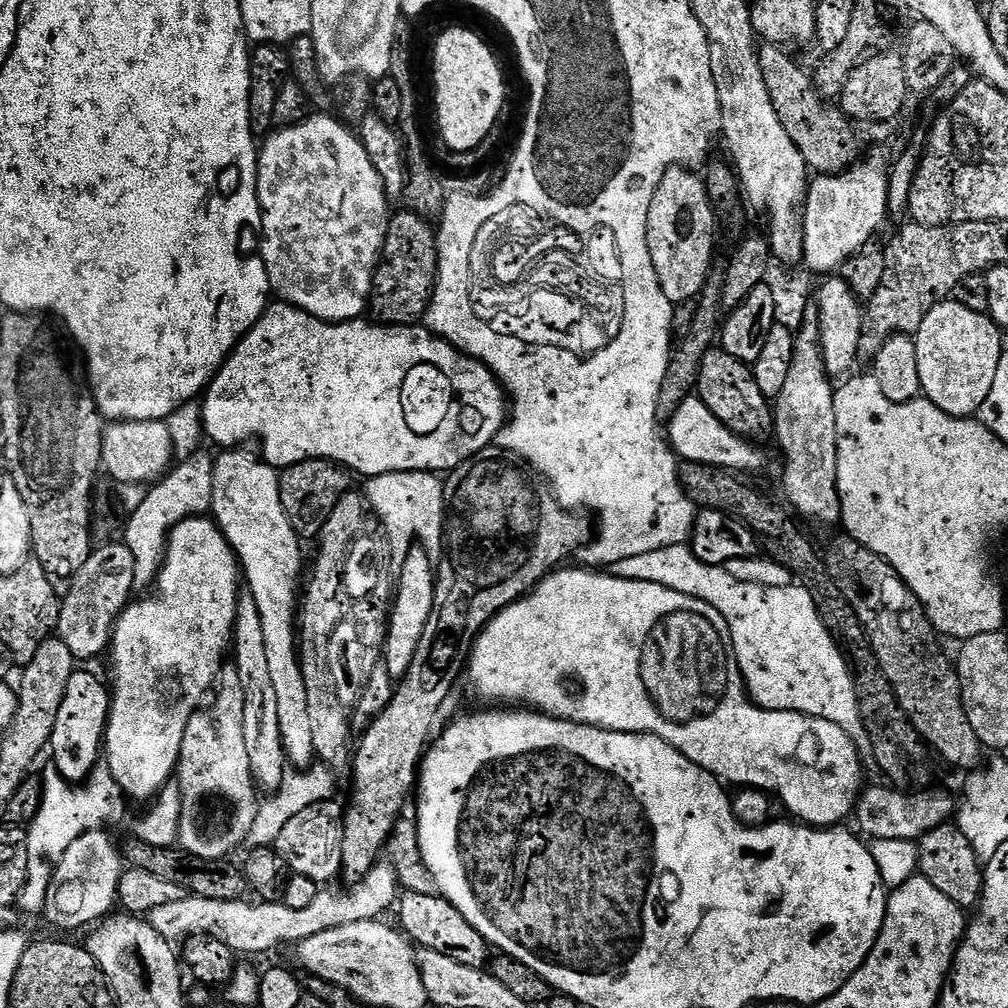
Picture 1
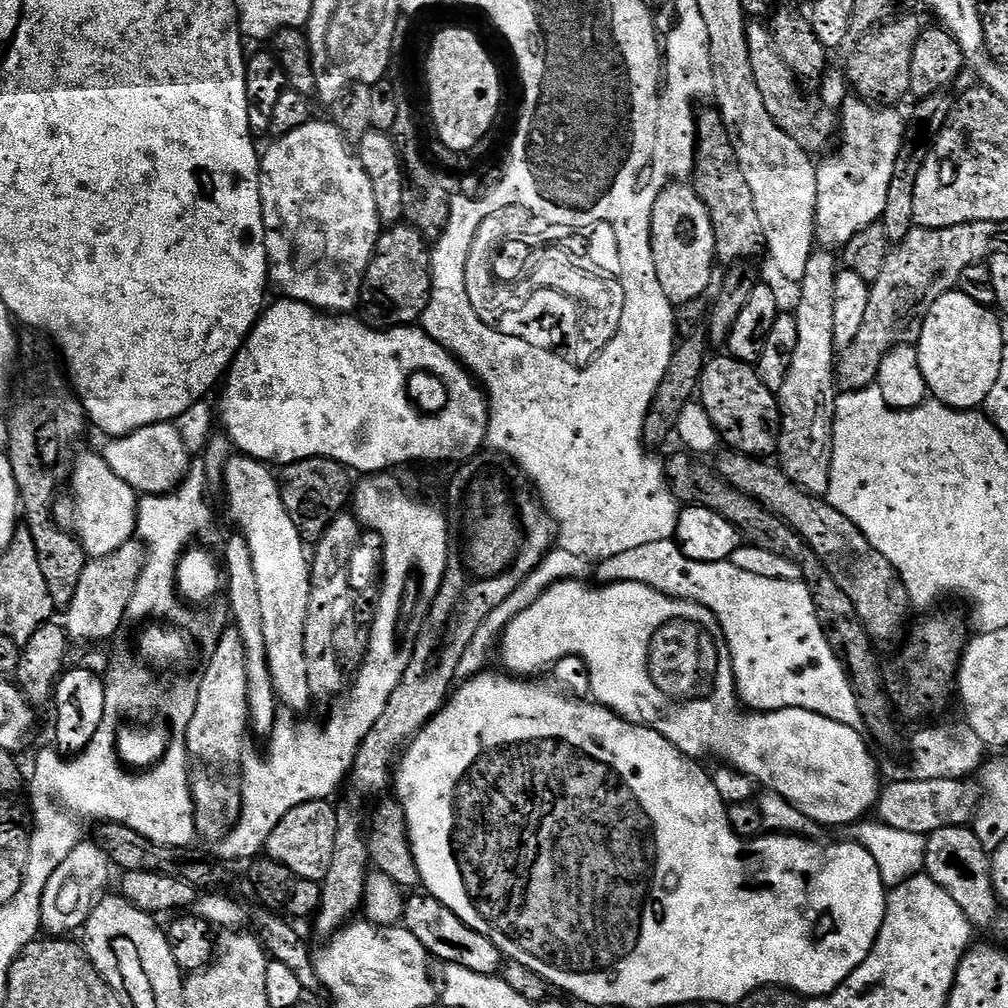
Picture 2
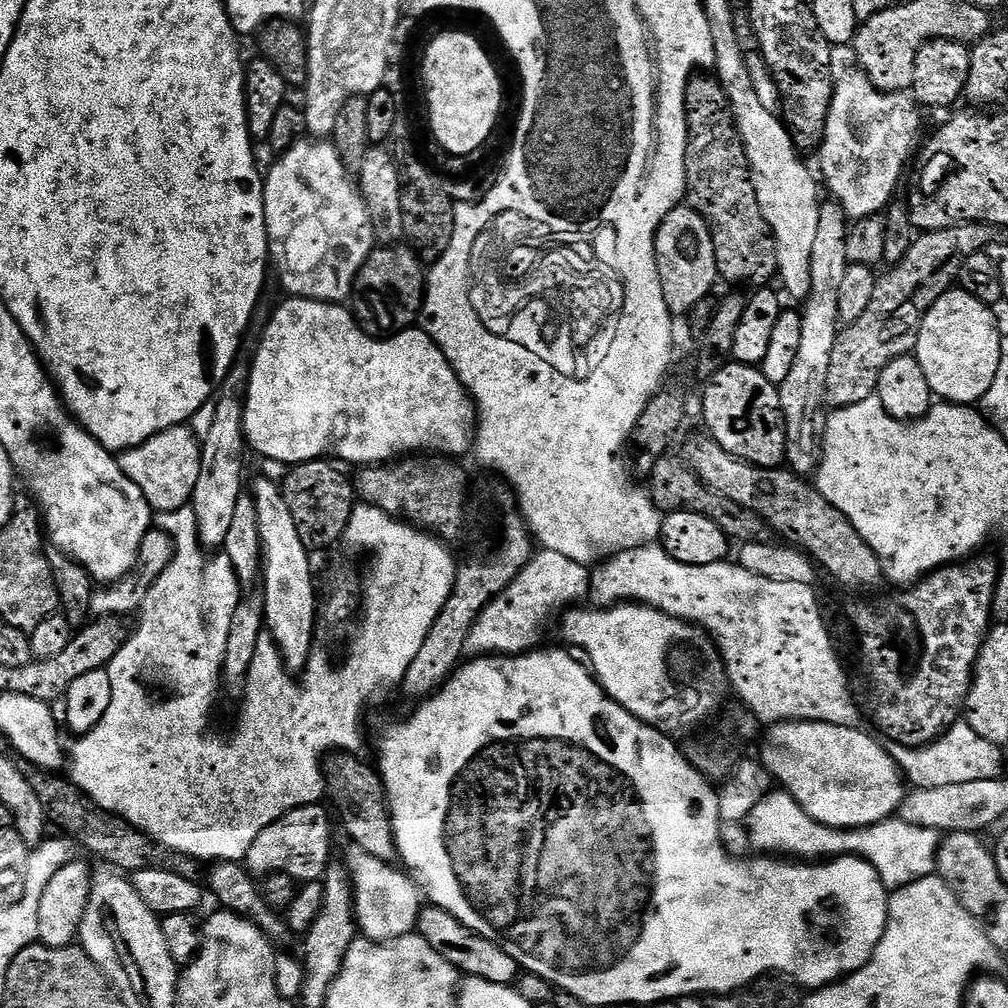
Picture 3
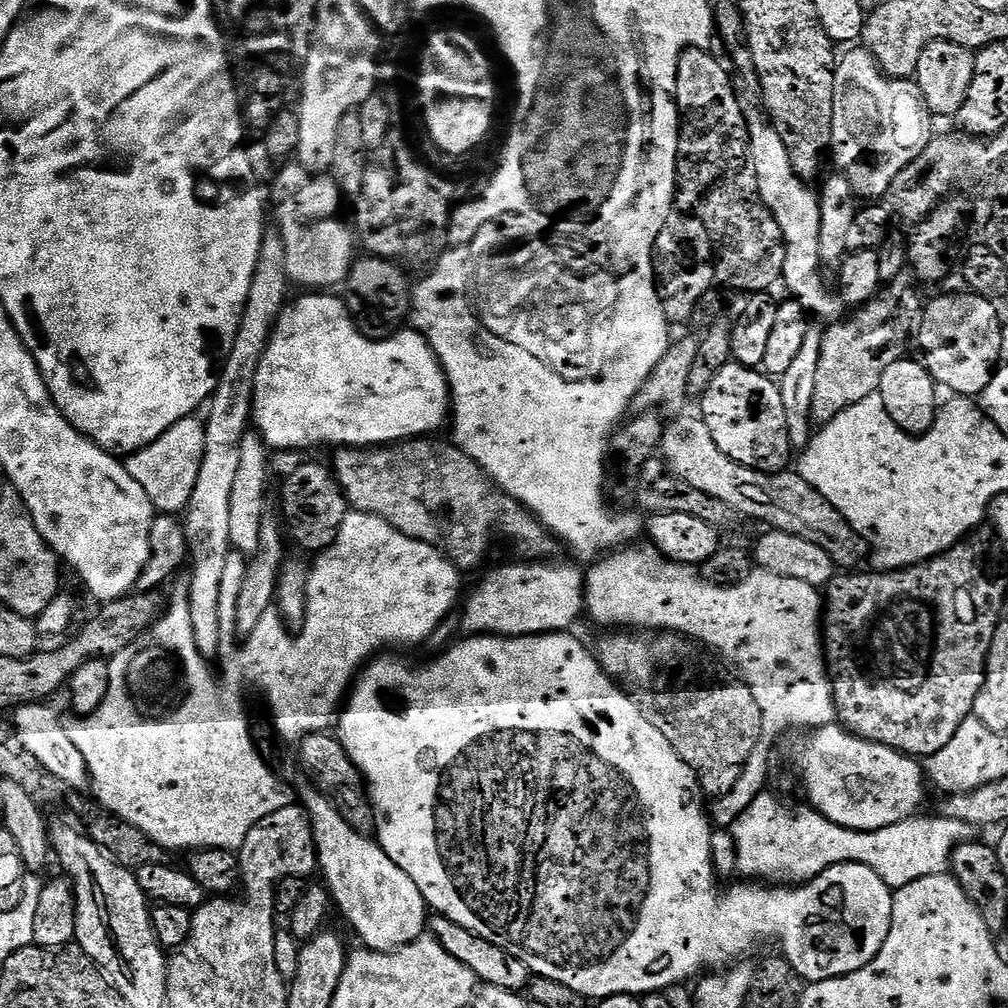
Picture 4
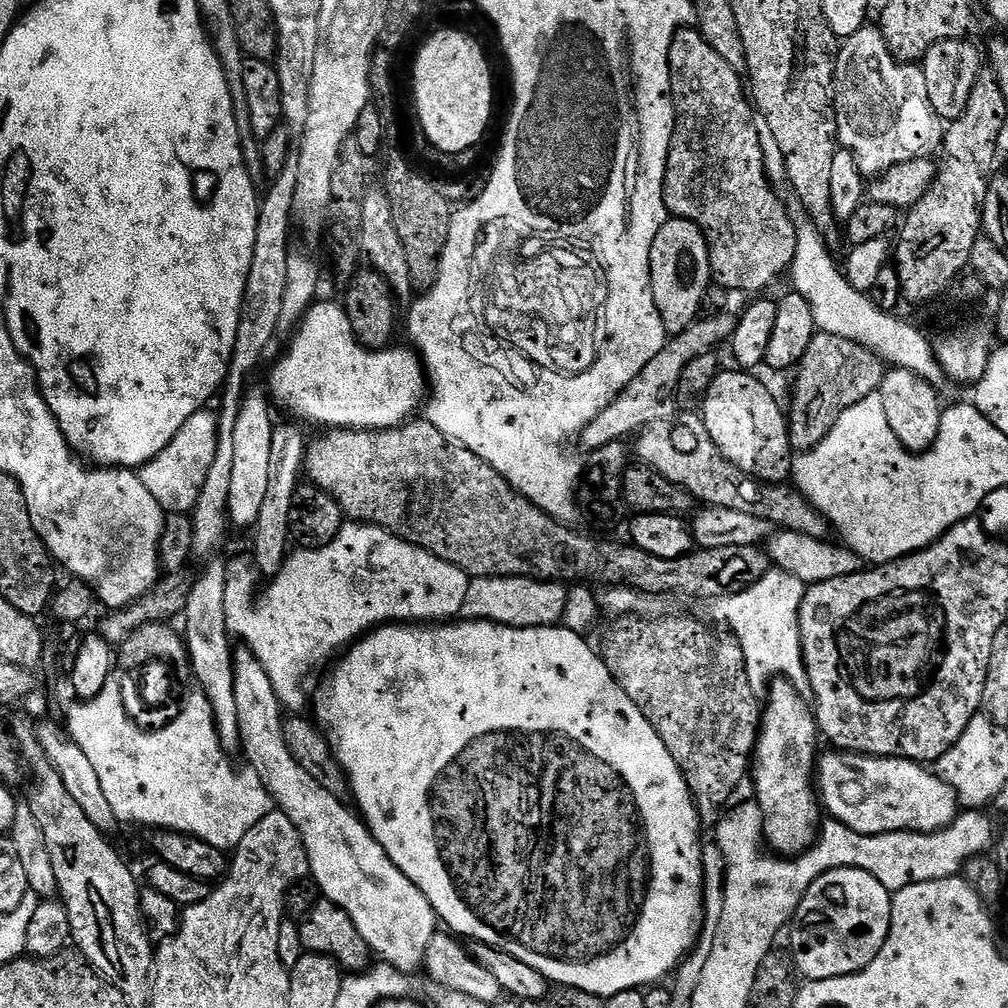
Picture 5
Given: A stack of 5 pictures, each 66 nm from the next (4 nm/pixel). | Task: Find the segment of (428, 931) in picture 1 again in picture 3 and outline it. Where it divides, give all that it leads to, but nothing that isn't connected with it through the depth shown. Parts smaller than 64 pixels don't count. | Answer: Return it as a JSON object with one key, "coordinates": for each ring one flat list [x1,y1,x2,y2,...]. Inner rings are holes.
{"coordinates":[[435,906,421,907,415,931,422,938,426,938,426,942,430,942,430,946,434,946,434,950,438,950,438,954,442,954,442,958,446,958,446,962,453,964,456,971,465,977,473,976,486,982,512,986,522,975,520,964,514,958,510,958,506,950,502,950,493,940,487,940,478,933,471,932,466,925,458,922,458,918,454,918,454,914,446,910]]}

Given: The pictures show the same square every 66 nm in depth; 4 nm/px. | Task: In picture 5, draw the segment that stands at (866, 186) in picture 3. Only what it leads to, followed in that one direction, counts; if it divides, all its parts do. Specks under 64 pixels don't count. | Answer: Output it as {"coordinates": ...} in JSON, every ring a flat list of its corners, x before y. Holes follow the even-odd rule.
{"coordinates":[[866,26,862,30,858,30,858,34,847,37,840,44,840,53,836,55,836,135,838,144,845,152,850,152,854,159,858,162,858,170,863,172,865,177,876,178,886,170,890,170,890,166,898,166,902,162,910,162,911,160,923,160,931,157,932,151,939,149,944,143,944,134,946,128,942,123,938,113,934,110,934,106,930,106,930,94,926,94,926,78,924,77,923,67,917,66,912,62,901,62,892,55,888,49,884,36,880,33,879,27]]}

